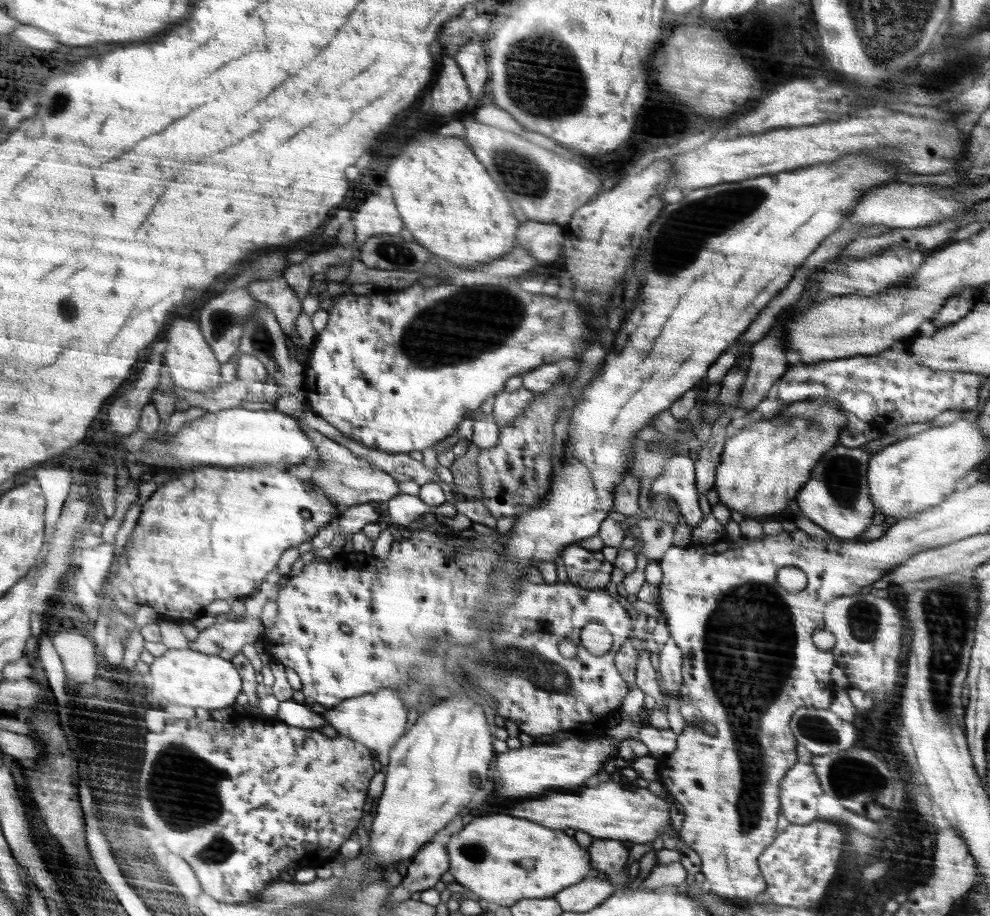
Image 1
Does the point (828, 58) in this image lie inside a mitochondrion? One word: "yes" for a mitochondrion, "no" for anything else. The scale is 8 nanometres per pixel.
no

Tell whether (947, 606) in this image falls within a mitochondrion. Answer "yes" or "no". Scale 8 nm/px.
yes

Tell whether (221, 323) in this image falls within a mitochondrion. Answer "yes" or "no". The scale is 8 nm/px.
yes

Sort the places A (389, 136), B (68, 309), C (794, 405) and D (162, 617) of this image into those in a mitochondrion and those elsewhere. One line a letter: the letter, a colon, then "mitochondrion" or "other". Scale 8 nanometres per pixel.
A: other
B: mitochondrion
C: other
D: other

